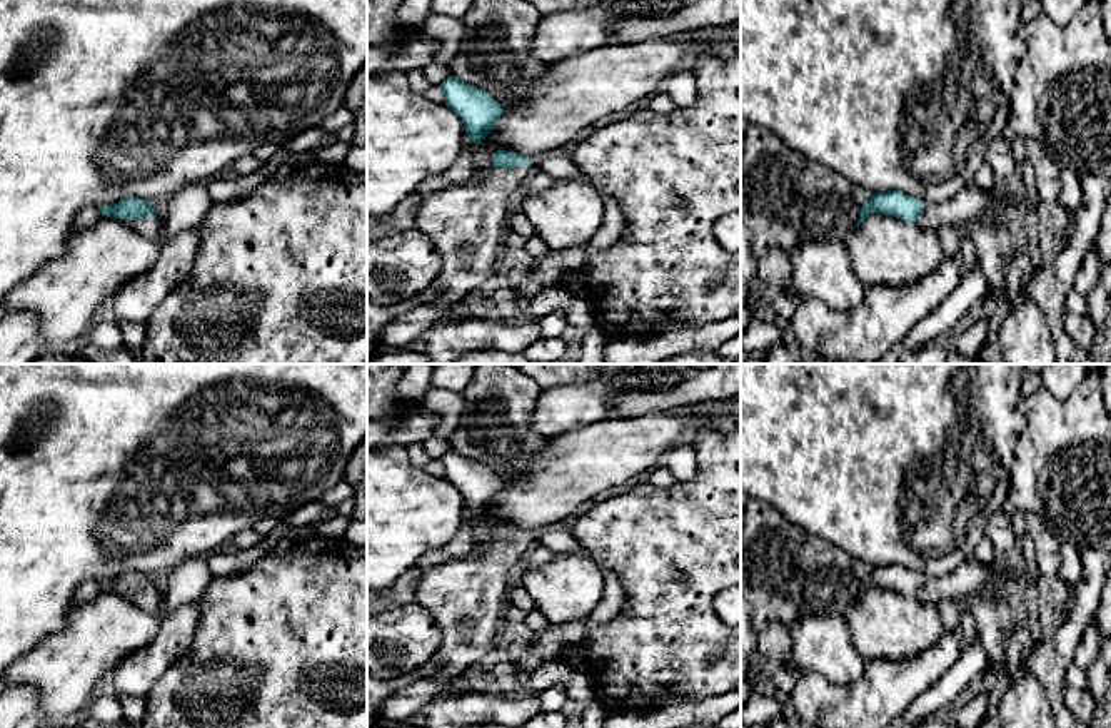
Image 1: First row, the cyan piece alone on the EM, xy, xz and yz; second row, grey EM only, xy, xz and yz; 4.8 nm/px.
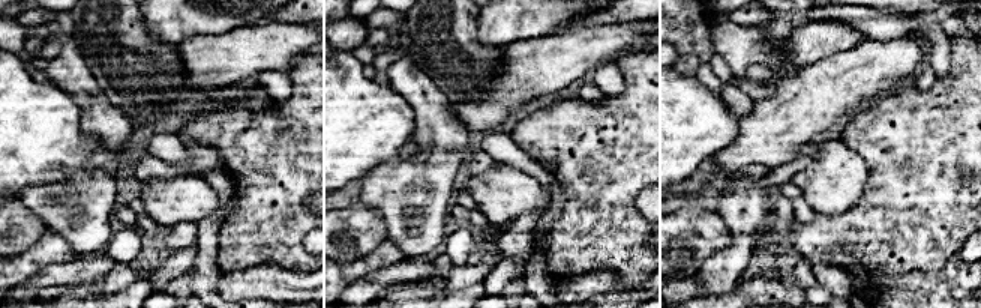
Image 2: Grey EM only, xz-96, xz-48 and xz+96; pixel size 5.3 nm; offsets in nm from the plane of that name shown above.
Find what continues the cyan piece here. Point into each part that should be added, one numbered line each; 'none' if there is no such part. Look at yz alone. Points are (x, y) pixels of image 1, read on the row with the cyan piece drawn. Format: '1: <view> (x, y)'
1: yz (970, 207)

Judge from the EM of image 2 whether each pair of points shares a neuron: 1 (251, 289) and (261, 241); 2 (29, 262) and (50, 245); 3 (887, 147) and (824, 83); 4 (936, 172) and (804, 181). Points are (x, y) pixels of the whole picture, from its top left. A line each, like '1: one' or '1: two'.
1: two
2: one
3: two
4: two

